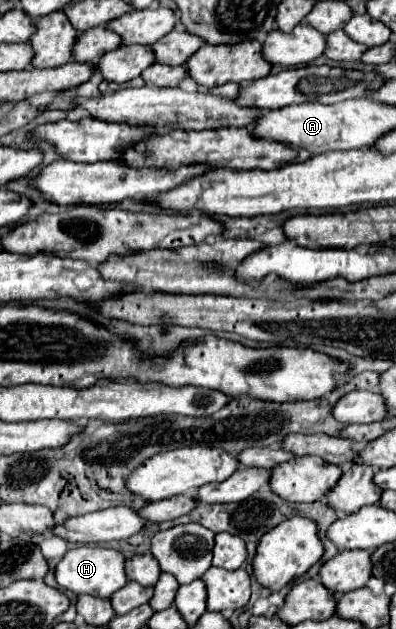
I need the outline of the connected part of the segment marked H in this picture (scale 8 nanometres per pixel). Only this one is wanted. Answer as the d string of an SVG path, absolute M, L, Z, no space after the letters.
M77 547L65 553L61 563L55 569L55 579L59 587L69 589L77 595L89 593L95 597L111 597L117 589L127 585L127 575L125 575L125 557L117 549L105 549L105 547Z

